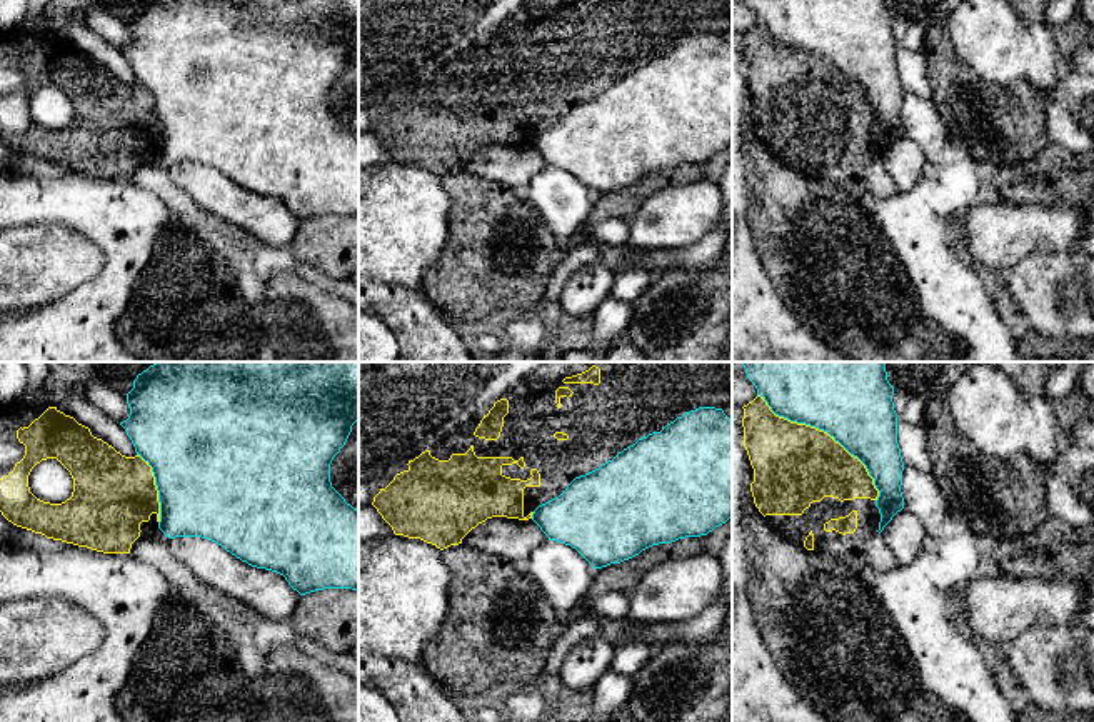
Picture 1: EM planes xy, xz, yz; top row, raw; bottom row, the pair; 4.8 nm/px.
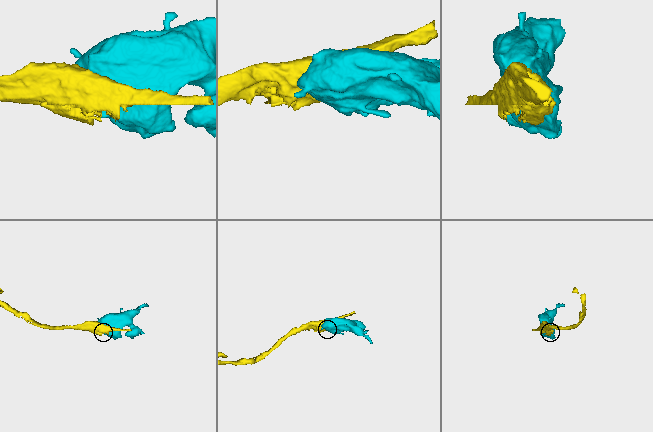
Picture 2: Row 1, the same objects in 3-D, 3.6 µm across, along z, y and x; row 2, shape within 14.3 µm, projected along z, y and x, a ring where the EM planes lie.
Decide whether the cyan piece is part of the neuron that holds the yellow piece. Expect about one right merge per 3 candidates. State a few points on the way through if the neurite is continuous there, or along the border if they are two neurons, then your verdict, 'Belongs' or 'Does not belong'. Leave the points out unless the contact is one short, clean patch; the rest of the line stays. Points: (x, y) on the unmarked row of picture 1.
Does not belong

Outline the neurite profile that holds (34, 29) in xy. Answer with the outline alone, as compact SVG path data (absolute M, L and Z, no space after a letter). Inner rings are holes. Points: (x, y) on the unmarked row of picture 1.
M28 0L28 13L25 22L12 33L3 35L0 40L8 42L18 53L28 53L38 45L52 30L43 20L43 8L48 0Z

